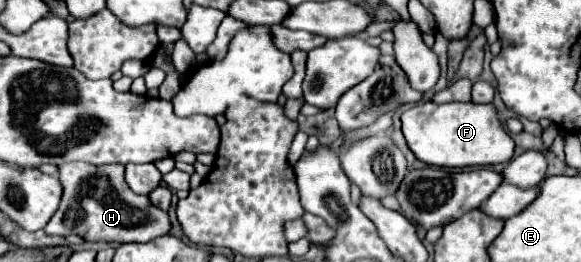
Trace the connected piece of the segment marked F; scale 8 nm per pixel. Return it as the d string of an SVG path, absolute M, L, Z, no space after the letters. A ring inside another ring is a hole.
M416 103L402 113L402 133L410 151L428 165L476 167L496 165L512 159L514 141L502 129L494 105L476 103Z

